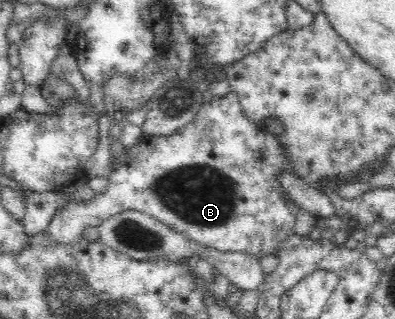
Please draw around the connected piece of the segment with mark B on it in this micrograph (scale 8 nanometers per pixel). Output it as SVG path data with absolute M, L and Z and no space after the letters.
M230 91L227 95L224 95L224 97L214 96L211 102L202 104L202 108L196 113L194 120L182 127L179 133L177 132L170 136L144 137L137 145L126 148L126 161L124 161L124 165L120 165L120 168L114 170L109 176L106 191L103 194L96 194L94 199L90 201L78 203L72 201L64 205L62 209L56 209L53 219L46 229L46 235L54 244L72 245L80 241L86 227L98 228L104 221L108 221L110 217L116 216L118 212L124 211L124 209L135 209L136 211L147 213L150 217L166 225L170 230L182 233L186 238L192 238L192 240L200 244L200 246L206 246L220 252L247 253L261 258L275 254L277 249L281 248L281 245L285 243L286 239L294 235L295 218L293 209L296 207L296 203L289 197L278 181L278 177L283 172L295 173L293 169L294 166L292 166L292 162L288 160L288 154L286 154L286 150L284 150L280 141L264 131L261 125L250 122L250 120L244 116L244 112L242 112L242 105L240 105L236 92Z

